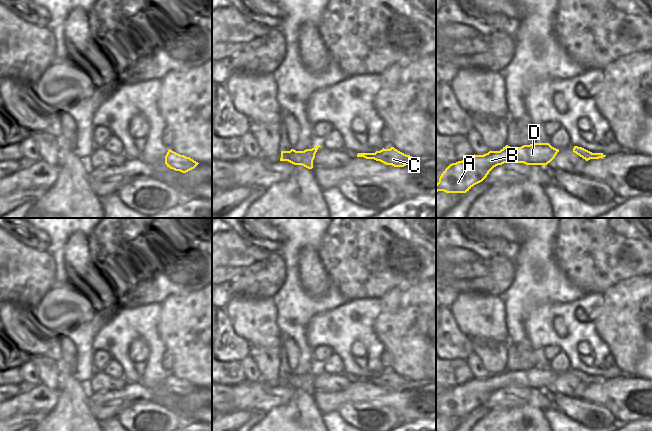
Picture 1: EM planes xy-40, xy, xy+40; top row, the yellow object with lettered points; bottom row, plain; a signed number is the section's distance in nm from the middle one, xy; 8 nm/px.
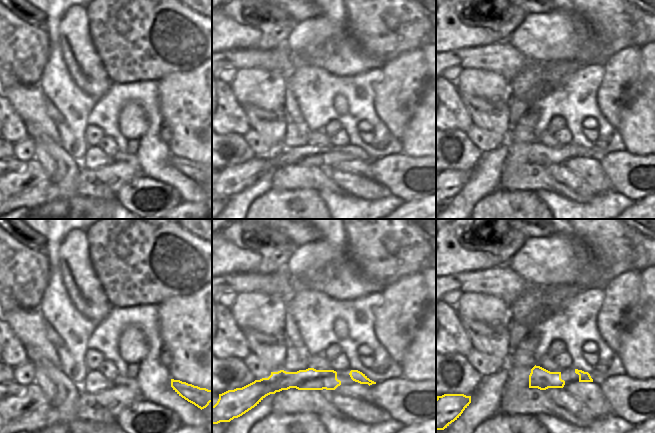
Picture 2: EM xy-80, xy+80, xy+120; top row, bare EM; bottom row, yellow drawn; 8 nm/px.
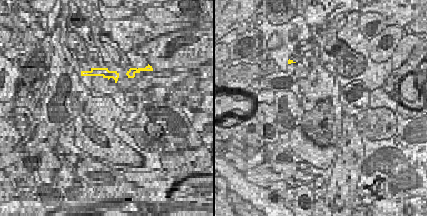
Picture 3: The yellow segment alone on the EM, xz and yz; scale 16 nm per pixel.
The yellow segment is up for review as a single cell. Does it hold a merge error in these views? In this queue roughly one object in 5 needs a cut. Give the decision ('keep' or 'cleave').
keep

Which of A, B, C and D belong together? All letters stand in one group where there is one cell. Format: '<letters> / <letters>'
A B C D

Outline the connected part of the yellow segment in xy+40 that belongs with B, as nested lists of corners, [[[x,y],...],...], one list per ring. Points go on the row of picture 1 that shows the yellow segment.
[[[532,143],[521,147],[506,145],[500,151],[489,151],[484,155],[472,155],[468,159],[450,164],[441,174],[436,184],[436,192],[466,193],[474,185],[482,182],[489,172],[504,163],[524,163],[526,165],[547,165],[559,149],[549,143]]]

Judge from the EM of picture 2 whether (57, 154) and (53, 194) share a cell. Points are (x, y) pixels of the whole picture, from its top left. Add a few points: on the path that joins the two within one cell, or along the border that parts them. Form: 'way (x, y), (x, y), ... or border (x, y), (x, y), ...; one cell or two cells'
border (51, 181), (58, 189), (58, 198); two cells

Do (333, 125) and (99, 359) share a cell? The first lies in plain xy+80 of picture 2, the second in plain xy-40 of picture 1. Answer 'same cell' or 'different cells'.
same cell

